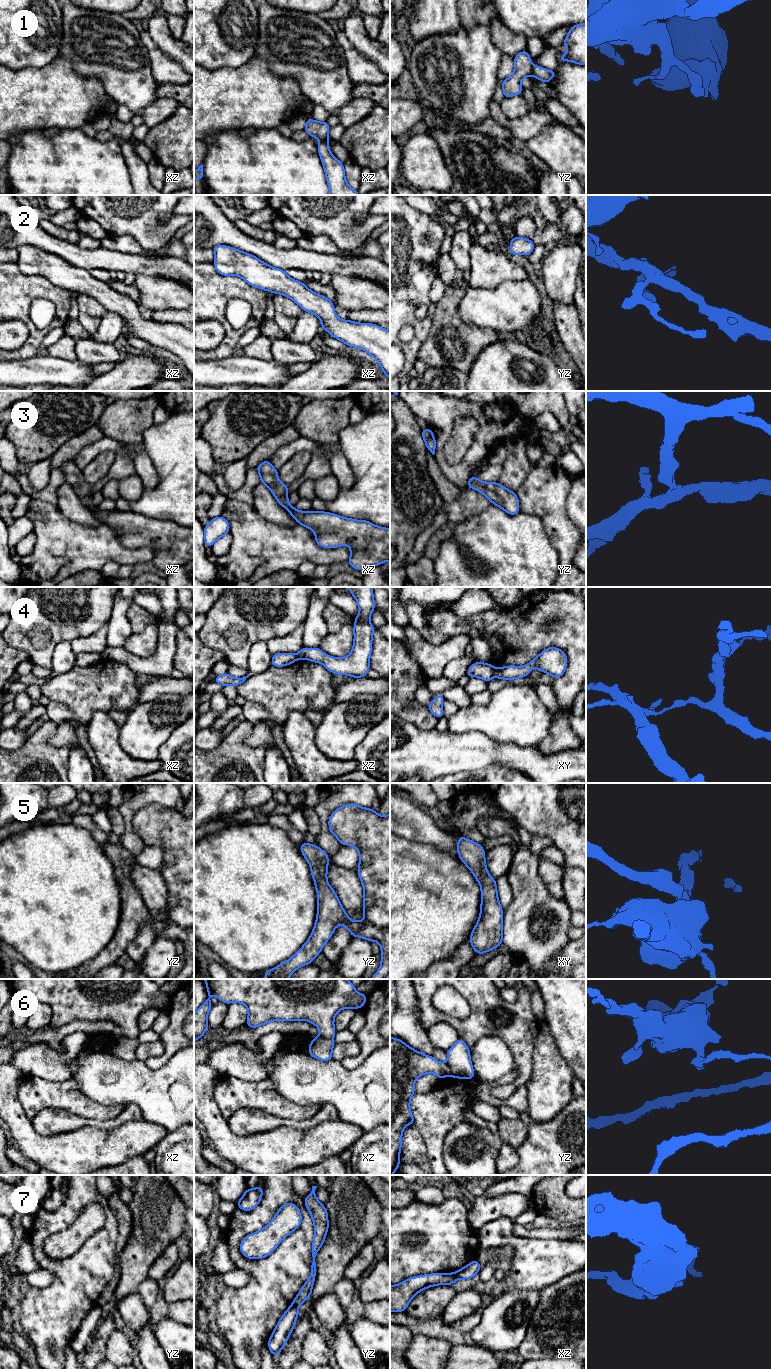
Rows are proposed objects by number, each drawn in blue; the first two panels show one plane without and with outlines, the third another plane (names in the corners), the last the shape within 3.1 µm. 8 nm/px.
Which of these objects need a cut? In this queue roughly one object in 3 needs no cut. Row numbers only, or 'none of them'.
1, 4, 6, 7

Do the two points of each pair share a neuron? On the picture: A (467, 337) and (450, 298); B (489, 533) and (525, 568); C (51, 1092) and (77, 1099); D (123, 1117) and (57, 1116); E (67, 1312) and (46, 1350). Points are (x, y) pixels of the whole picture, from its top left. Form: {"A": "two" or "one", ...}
{"A": "one", "B": "one", "C": "one", "D": "one", "E": "one"}

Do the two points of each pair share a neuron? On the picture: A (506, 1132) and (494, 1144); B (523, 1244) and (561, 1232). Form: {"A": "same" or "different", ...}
{"A": "different", "B": "different"}

